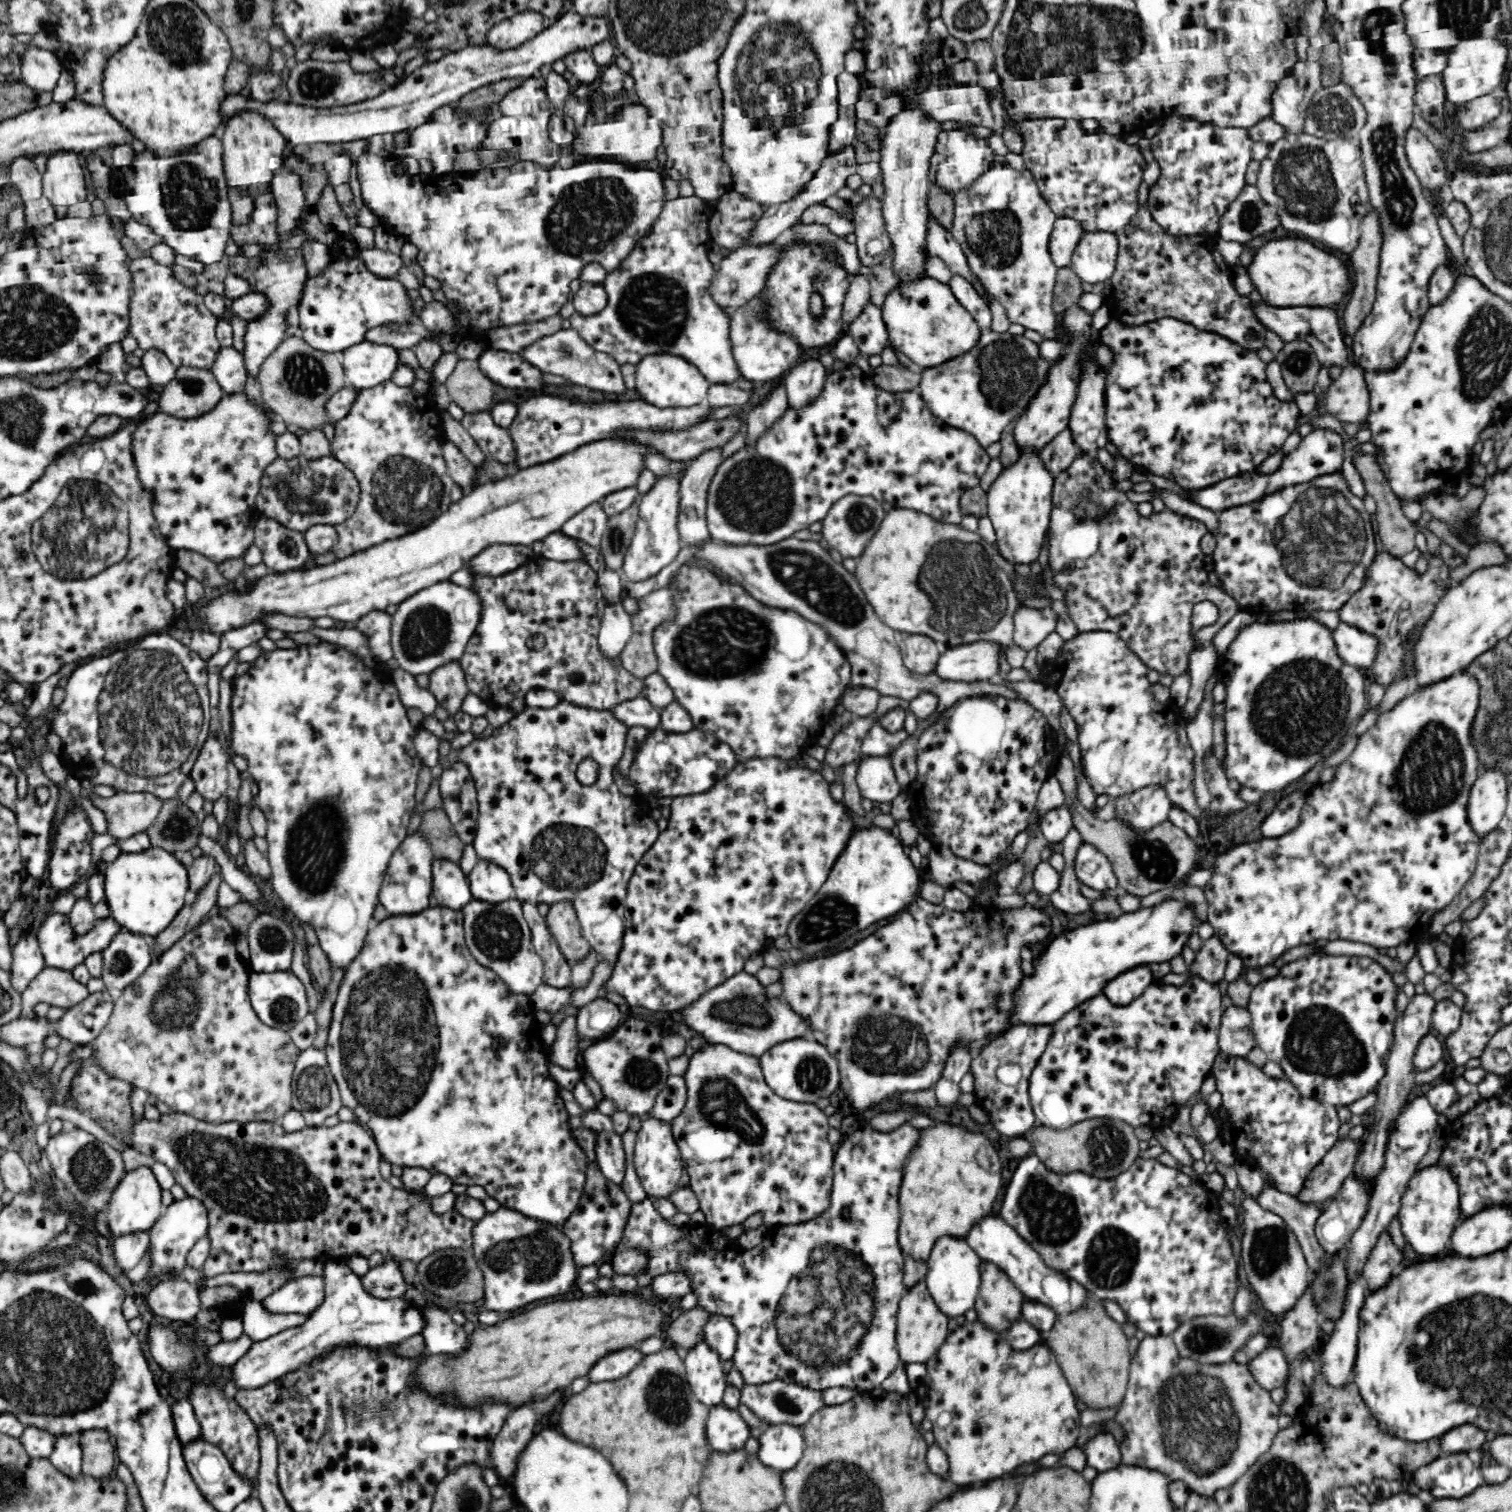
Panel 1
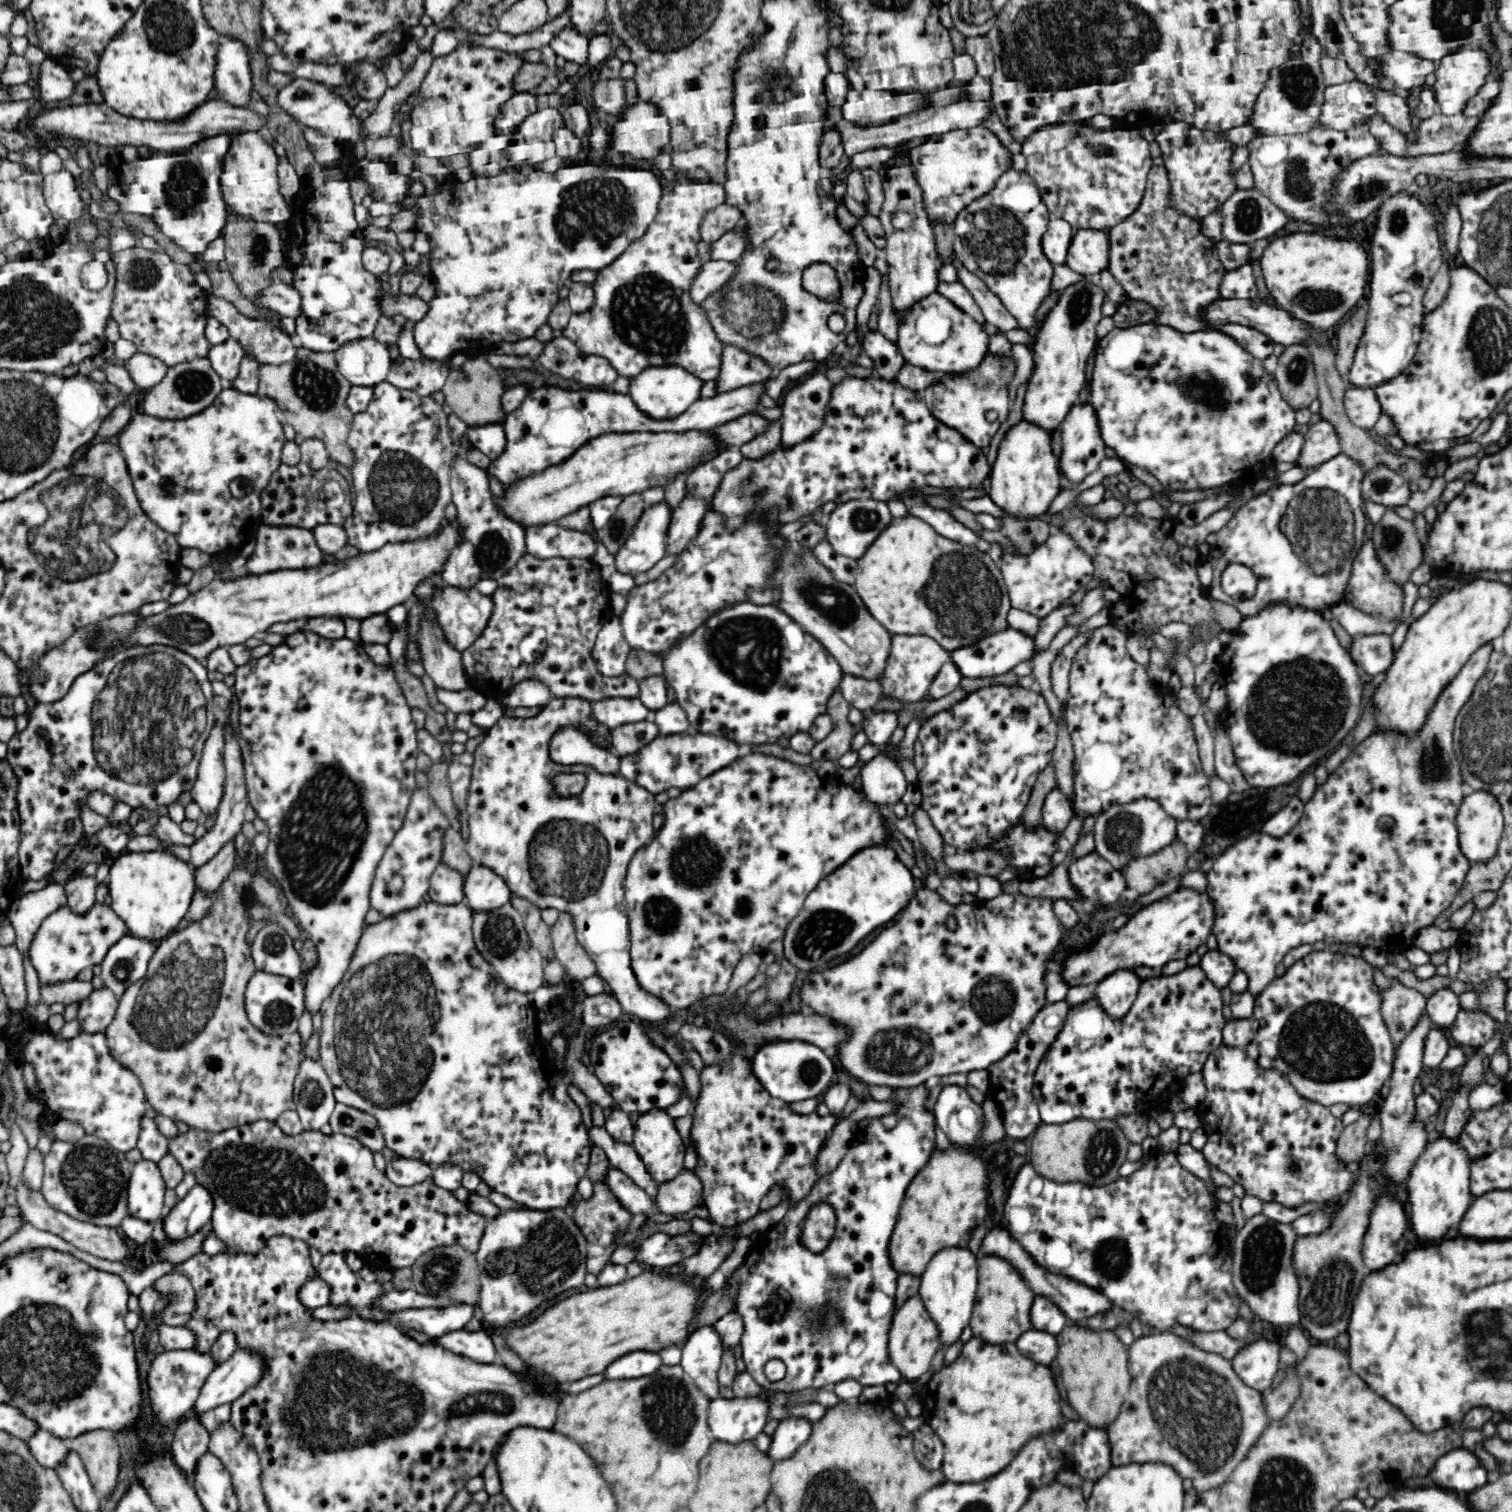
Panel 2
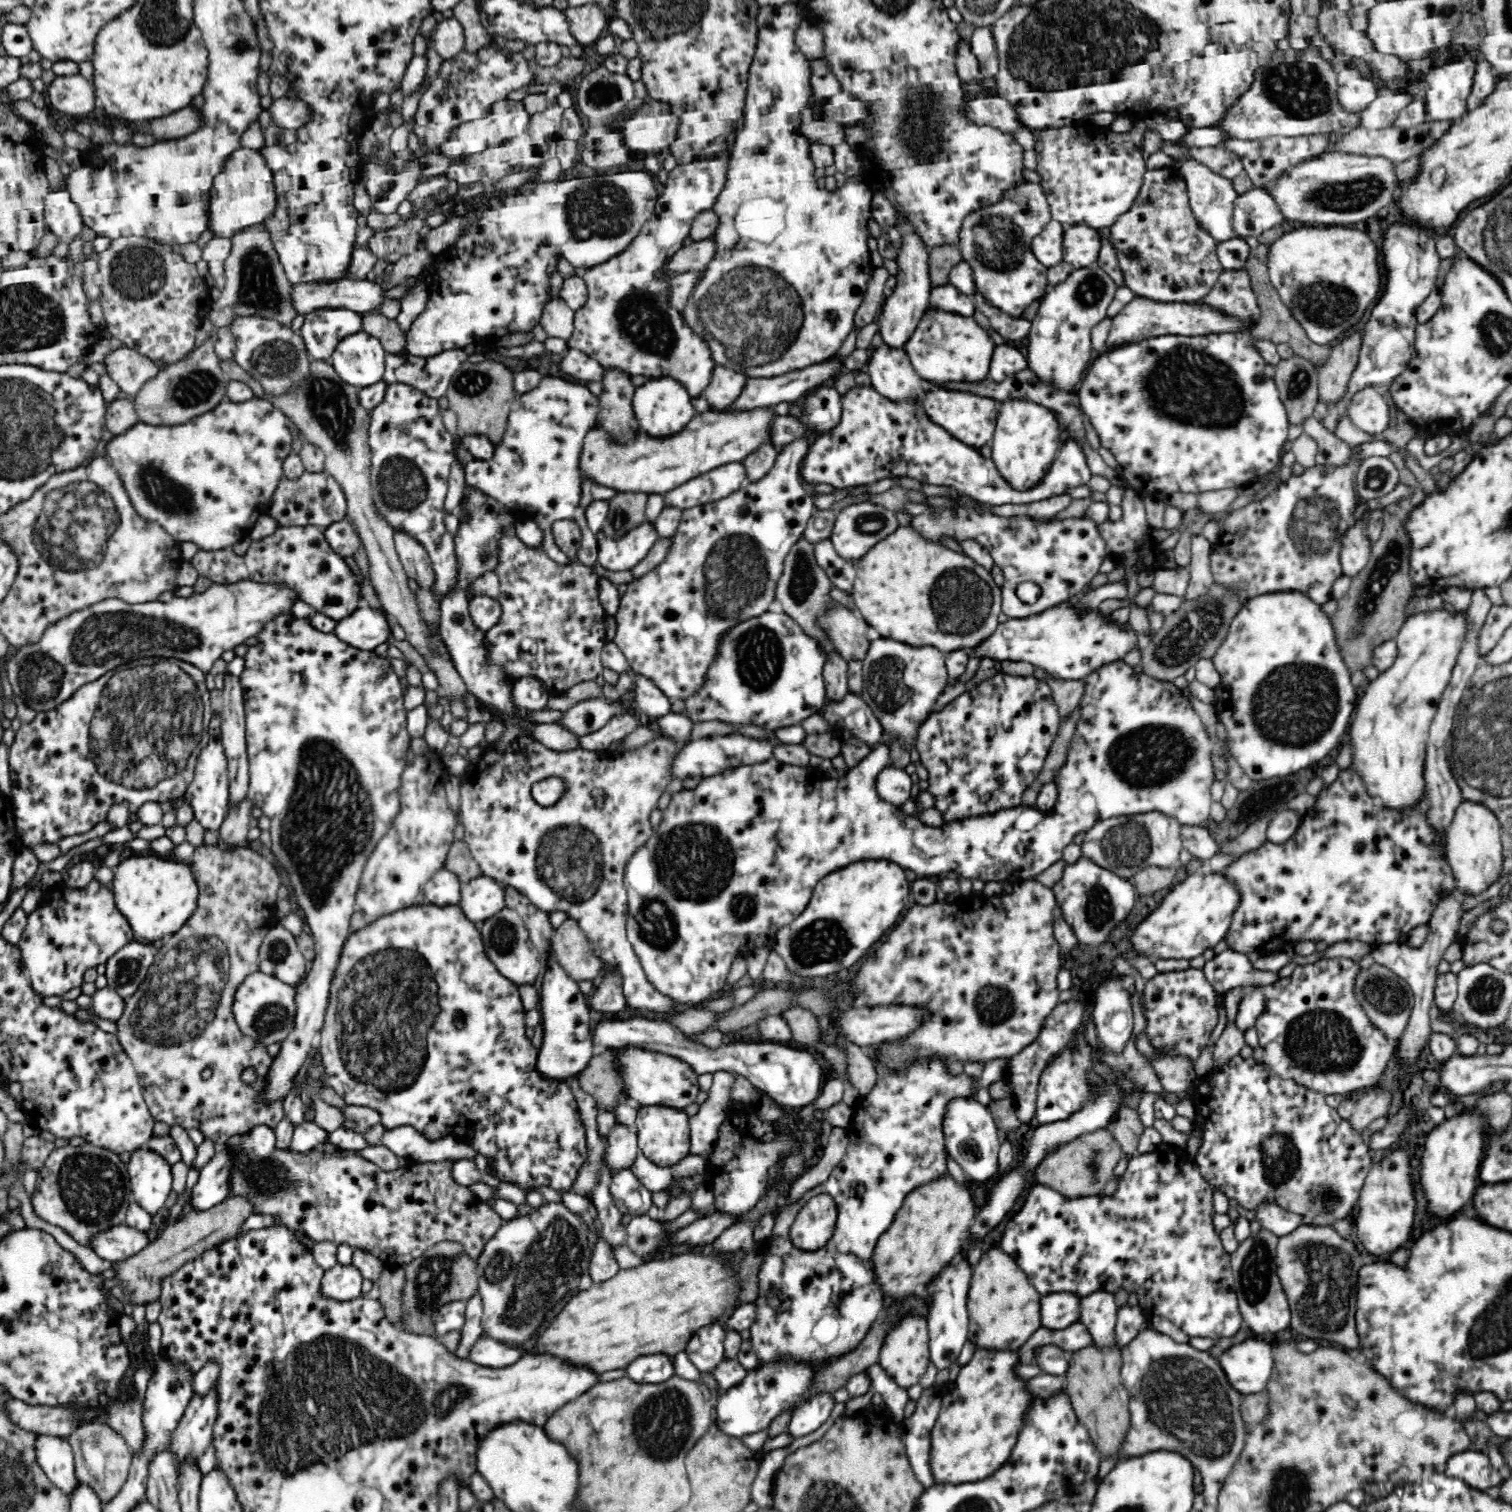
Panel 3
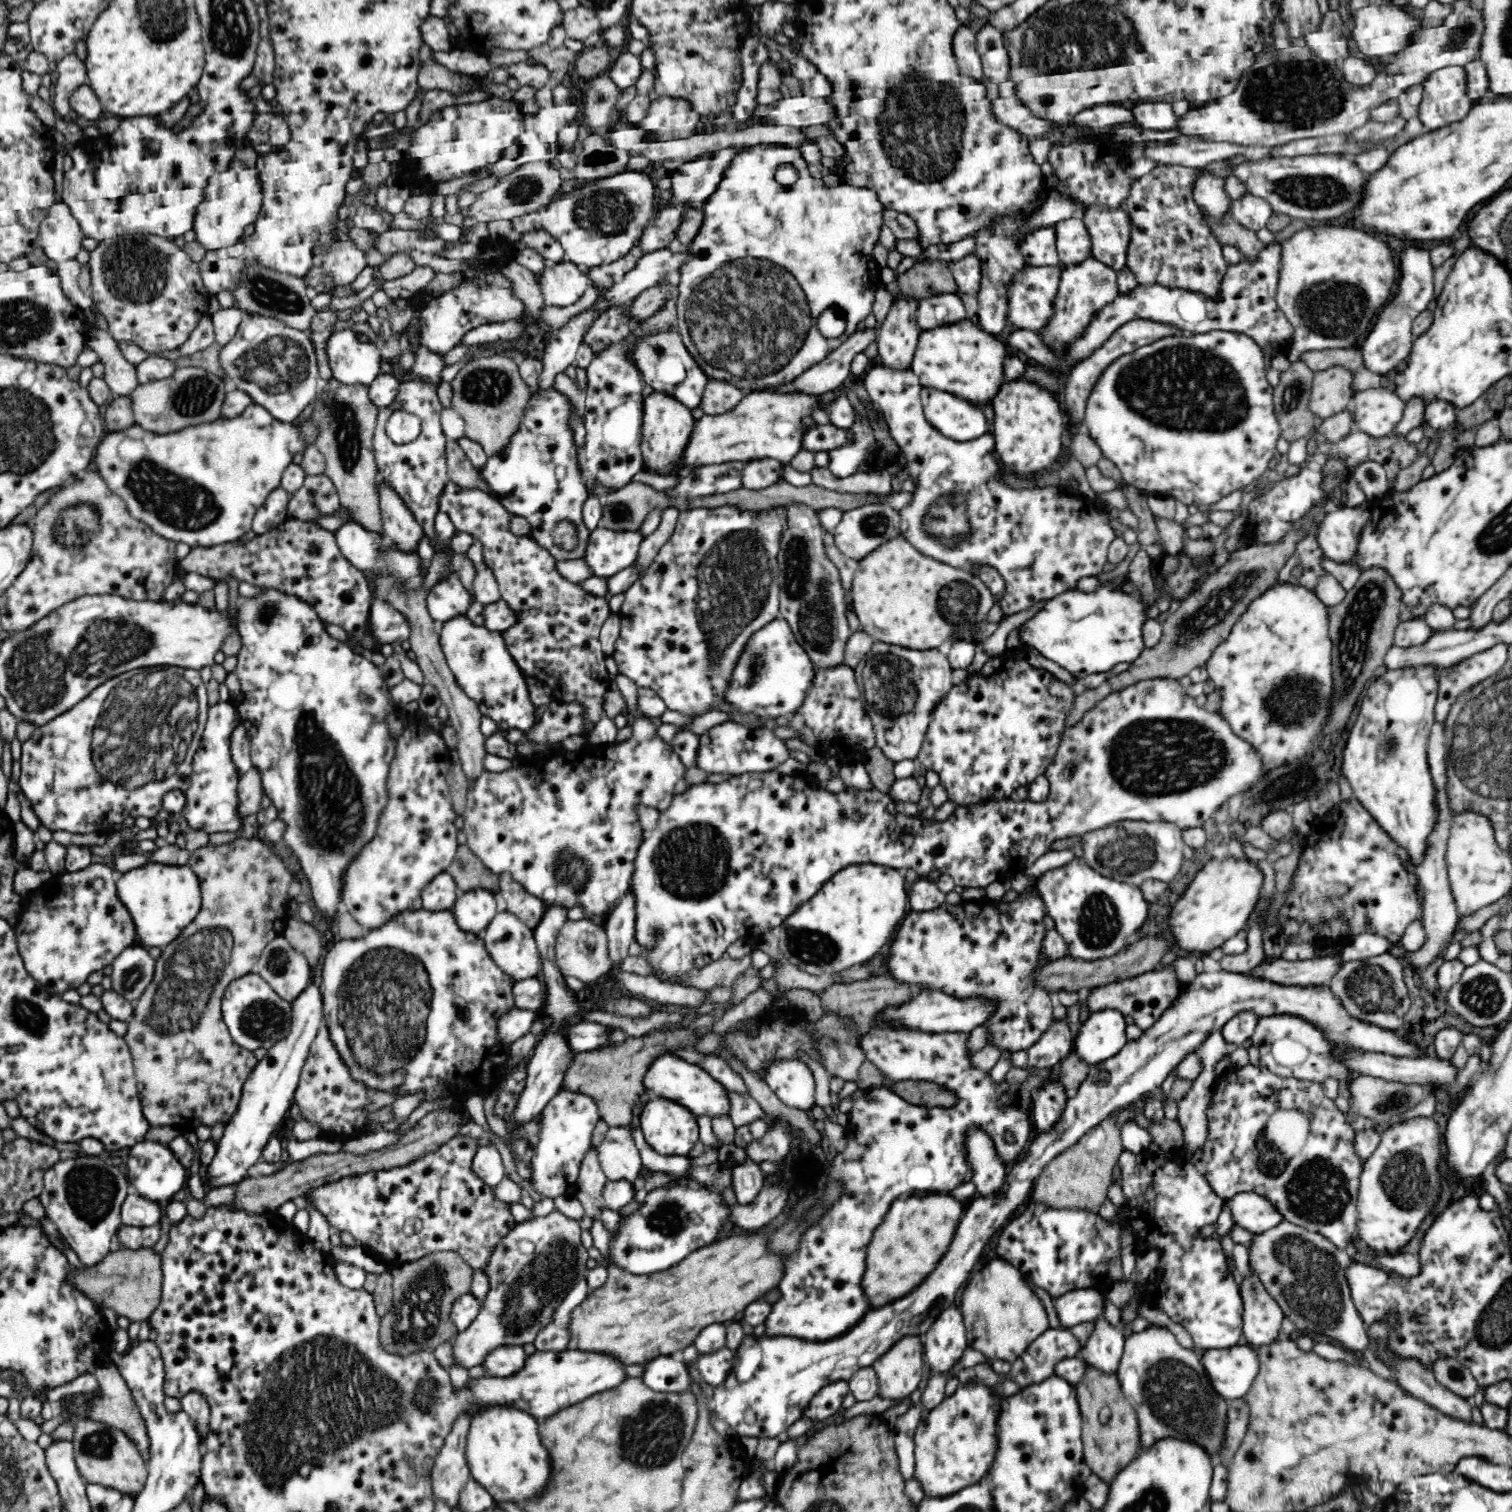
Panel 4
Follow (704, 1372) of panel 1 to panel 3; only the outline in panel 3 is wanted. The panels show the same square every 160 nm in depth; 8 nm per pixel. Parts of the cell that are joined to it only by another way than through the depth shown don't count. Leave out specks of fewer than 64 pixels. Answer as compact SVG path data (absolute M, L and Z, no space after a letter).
M710 1324L694 1333L685 1351L698 1370L712 1372L725 1356L724 1339L724 1328Z

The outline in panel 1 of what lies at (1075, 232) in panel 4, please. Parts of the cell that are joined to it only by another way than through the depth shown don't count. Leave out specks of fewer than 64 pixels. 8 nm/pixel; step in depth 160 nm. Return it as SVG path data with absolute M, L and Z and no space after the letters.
M1085 232L1071 259L1070 269L1084 282L1108 282L1117 262L1118 239L1112 232Z

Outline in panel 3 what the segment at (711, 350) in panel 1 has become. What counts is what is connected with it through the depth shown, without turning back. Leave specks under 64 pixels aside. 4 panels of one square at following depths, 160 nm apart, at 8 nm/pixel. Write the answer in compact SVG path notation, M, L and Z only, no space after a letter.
M742 118L734 124L737 129L726 136L726 148L722 150L720 156L714 154L708 160L693 160L690 164L679 164L673 170L668 171L668 180L663 187L662 195L657 198L653 216L645 222L640 235L624 252L606 263L580 271L580 276L587 285L588 301L584 302L582 308L575 311L574 330L567 340L568 347L584 352L602 367L615 367L631 376L640 374L649 379L674 378L686 387L692 399L703 394L710 384L716 366L712 361L708 343L702 342L702 339L686 325L681 311L670 307L669 285L667 284L669 276L657 278L656 270L670 261L671 256L683 246L683 240L690 235L694 218L699 216L700 212L710 210L714 206L726 182L728 159L741 121Z

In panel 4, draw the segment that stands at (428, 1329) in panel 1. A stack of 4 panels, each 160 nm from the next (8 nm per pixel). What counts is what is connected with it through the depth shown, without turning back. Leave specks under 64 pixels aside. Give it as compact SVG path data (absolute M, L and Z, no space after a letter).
M520 1345L501 1346L484 1359L483 1366L492 1377L510 1378L522 1370L527 1358Z

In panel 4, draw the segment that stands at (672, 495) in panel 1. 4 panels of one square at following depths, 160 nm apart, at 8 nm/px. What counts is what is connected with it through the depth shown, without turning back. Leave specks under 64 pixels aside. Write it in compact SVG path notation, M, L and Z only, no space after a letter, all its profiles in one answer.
M599 526L590 532L582 560L592 576L610 578L634 564L643 537L639 531L614 531Z

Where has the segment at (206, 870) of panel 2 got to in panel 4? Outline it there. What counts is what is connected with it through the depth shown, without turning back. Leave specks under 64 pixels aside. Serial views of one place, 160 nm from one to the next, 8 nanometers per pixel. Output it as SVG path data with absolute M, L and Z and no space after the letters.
M256 767L250 768L248 773L239 776L237 793L239 798L239 815L246 818L249 814L258 812L260 801L264 796L262 774Z

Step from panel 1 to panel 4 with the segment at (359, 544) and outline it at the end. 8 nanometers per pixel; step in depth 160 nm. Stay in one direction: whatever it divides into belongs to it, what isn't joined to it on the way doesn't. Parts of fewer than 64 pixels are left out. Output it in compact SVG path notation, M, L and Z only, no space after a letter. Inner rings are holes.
M405 382L401 383L398 396L390 407L379 408L373 447L379 474L402 497L402 501L412 511L415 519L422 525L423 532L434 542L434 518L438 514L439 495L442 488L450 483L446 473L446 455L444 444L446 436L441 427L443 404L438 396L440 382ZM396 410L406 410L420 417L420 434L408 444L396 444L387 435L385 429L389 416ZM456 576L434 585L427 594L427 609L437 625L444 621L466 616L466 612L476 601Z

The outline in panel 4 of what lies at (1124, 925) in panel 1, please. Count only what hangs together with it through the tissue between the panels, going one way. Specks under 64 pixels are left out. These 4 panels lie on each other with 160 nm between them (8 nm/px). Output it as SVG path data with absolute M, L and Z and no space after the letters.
M1232 855L1213 857L1197 871L1187 890L1175 903L1168 928L1178 948L1188 950L1197 957L1223 945L1226 940L1246 929L1248 918L1262 896L1264 873L1257 862Z

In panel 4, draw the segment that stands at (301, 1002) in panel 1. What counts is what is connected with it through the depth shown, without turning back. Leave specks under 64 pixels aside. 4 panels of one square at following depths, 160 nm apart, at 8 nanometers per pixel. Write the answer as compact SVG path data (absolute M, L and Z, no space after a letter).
M254 971L232 980L224 988L222 1002L220 1002L222 1020L226 1023L232 1040L249 1051L257 1048L268 1050L282 1038L286 1038L291 1028L291 1009L290 1003L282 1000L270 984Z

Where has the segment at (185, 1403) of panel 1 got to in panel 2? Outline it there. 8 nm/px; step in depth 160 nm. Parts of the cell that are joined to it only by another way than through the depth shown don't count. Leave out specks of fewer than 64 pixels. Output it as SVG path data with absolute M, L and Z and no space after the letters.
M190 1414L175 1428L171 1456L176 1467L194 1483L197 1464L209 1451L209 1433Z

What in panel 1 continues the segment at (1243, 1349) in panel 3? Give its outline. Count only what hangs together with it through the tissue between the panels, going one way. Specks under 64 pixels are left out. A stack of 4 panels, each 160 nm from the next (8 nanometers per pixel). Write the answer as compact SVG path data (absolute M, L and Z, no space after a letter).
M1271 1345L1266 1350L1262 1350L1256 1358L1252 1358L1246 1367L1256 1379L1256 1383L1269 1391L1284 1386L1290 1374L1288 1361L1284 1361L1280 1347Z

